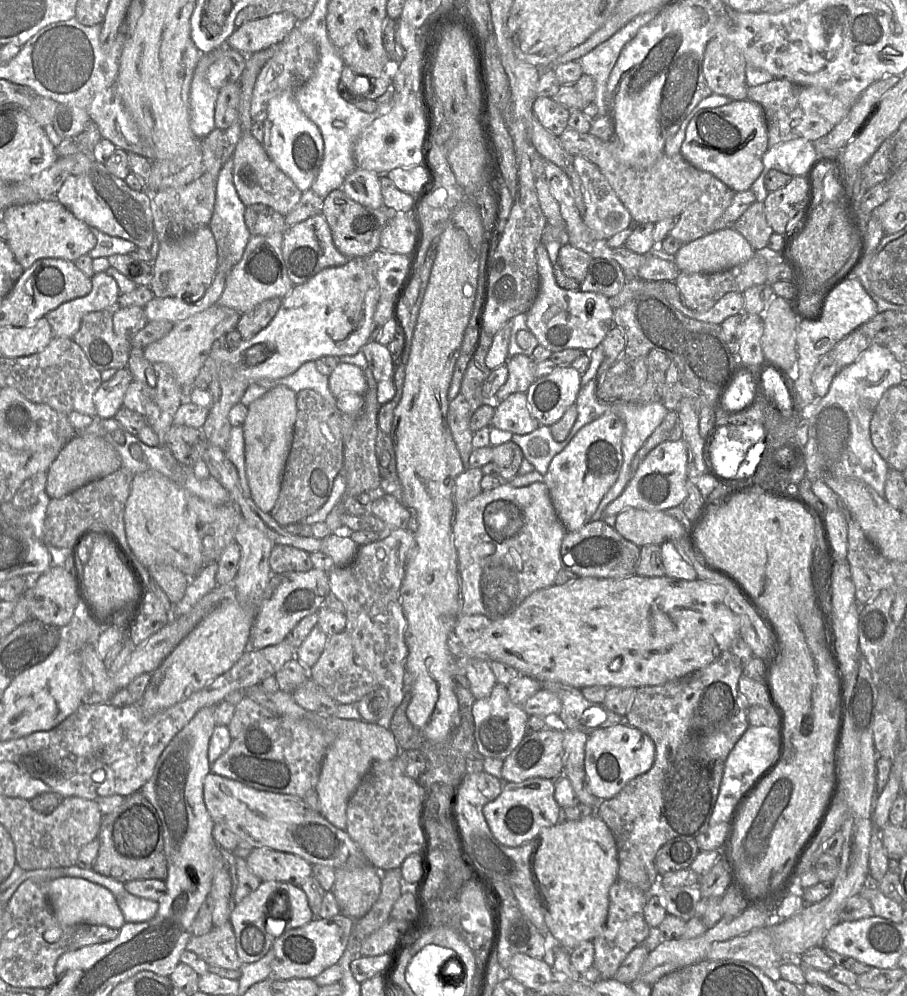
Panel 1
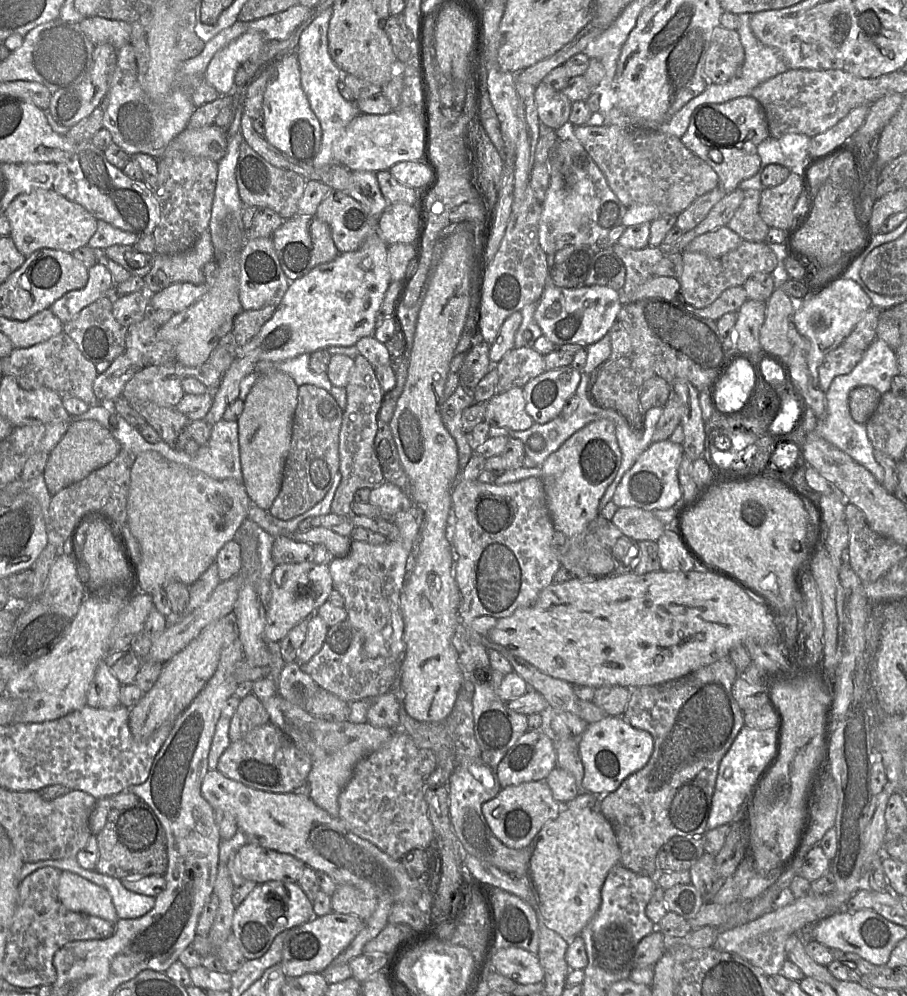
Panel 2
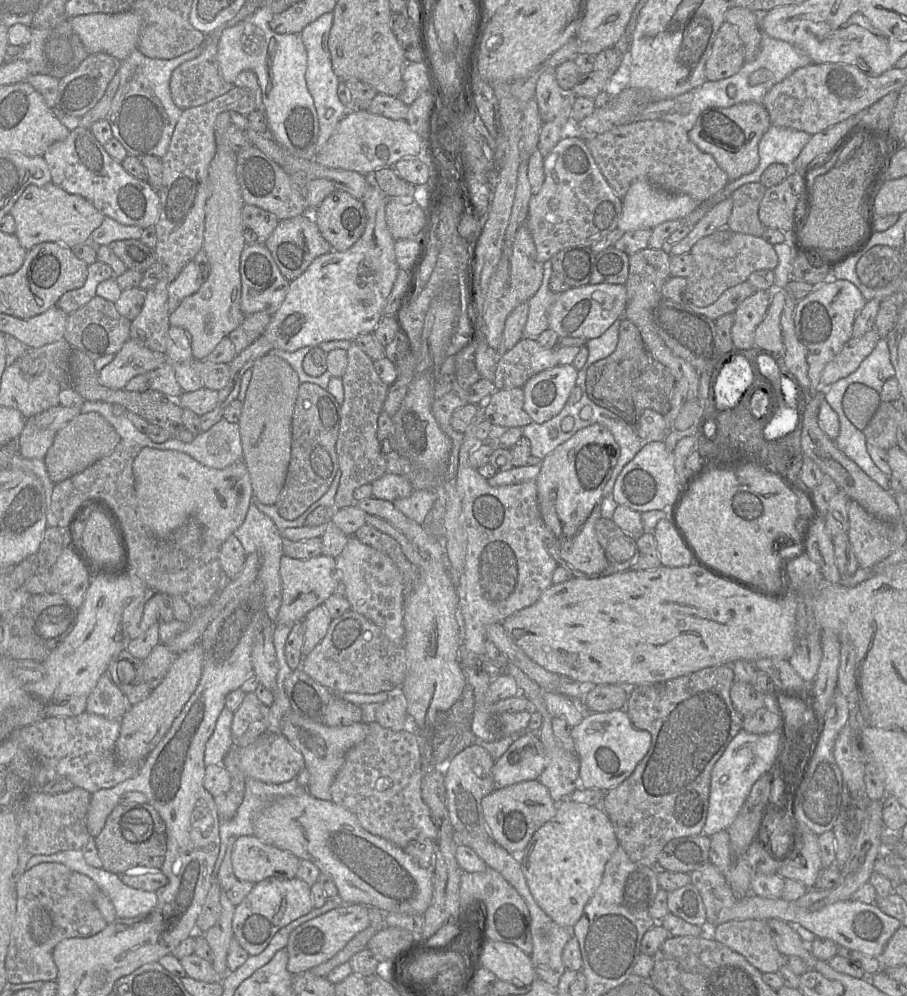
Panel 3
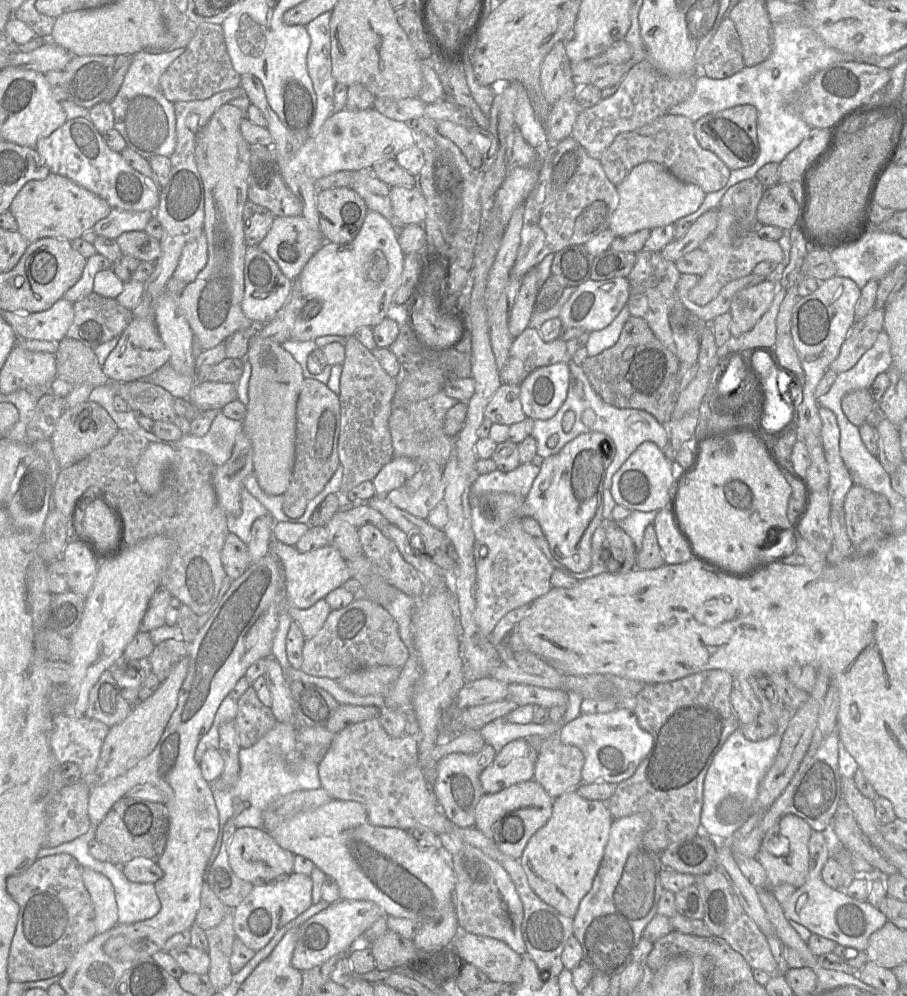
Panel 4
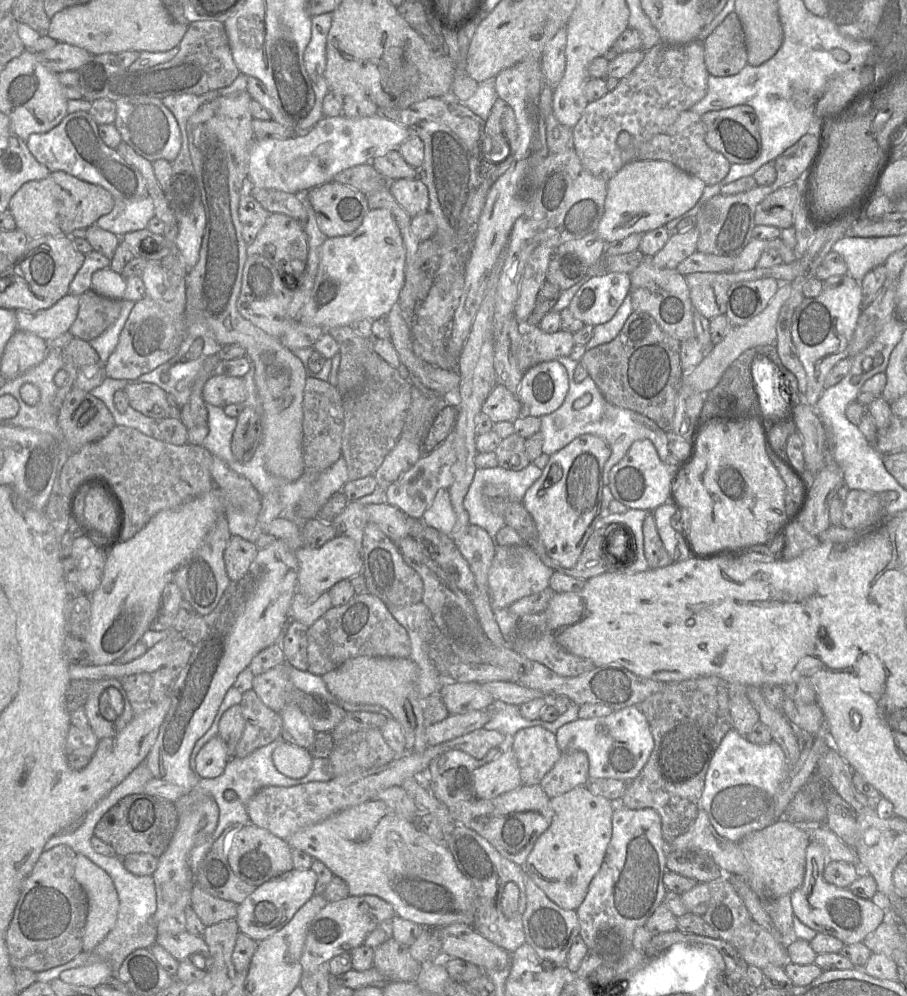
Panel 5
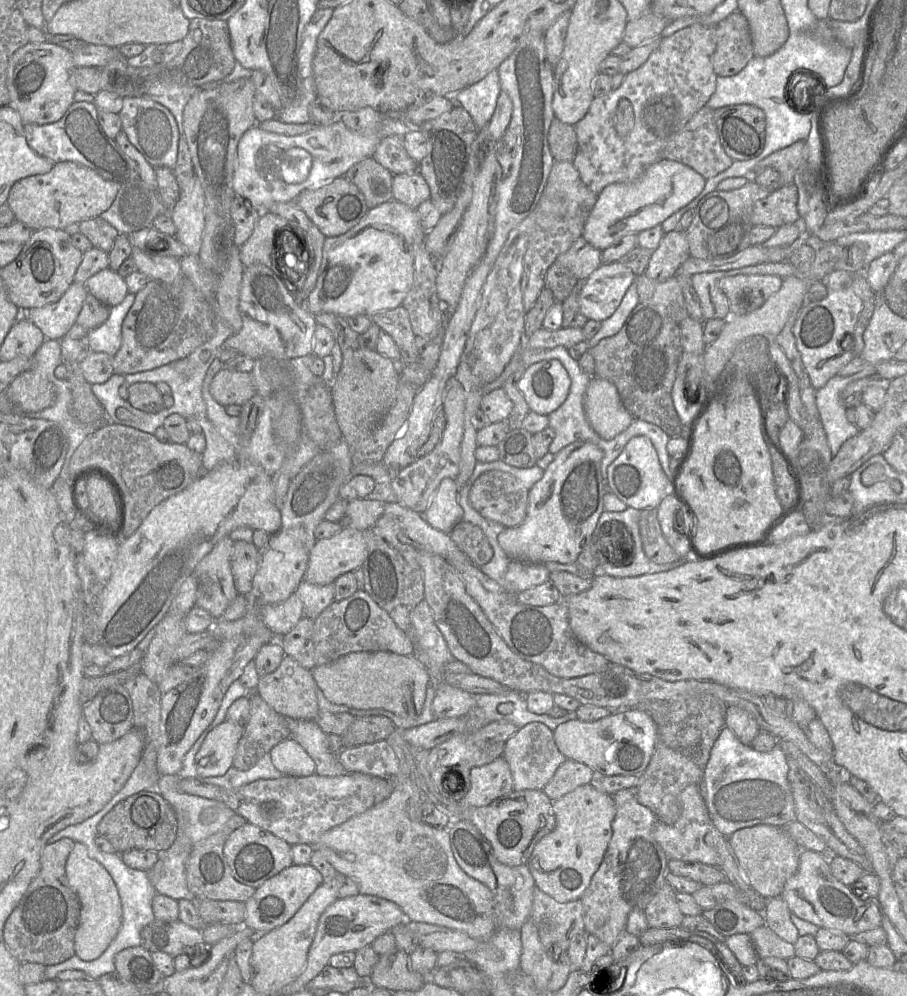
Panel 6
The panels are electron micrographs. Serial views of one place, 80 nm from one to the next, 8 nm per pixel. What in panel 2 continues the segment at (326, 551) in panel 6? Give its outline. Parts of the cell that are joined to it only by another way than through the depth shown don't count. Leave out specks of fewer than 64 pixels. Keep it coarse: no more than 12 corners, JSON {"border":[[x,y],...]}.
{"border":[[277,565],[265,640],[280,642],[333,590],[329,566]]}

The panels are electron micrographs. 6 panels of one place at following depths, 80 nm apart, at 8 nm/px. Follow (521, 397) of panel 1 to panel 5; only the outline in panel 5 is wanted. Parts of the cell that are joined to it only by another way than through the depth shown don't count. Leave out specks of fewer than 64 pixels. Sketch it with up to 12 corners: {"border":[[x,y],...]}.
{"border":[[499,384],[481,412],[494,424],[524,414],[517,394]]}

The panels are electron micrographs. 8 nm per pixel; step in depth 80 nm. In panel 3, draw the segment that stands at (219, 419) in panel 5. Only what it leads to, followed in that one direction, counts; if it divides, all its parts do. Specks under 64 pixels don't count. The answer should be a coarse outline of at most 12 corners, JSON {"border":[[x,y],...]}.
{"border":[[224,417],[189,443],[154,448],[223,469],[243,459],[239,424]]}

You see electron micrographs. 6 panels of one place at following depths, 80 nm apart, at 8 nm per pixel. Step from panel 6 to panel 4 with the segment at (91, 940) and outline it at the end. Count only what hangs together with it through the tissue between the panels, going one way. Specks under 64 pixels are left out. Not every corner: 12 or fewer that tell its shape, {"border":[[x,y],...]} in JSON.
{"border":[[82,868],[93,903],[96,933],[118,923],[113,885]]}

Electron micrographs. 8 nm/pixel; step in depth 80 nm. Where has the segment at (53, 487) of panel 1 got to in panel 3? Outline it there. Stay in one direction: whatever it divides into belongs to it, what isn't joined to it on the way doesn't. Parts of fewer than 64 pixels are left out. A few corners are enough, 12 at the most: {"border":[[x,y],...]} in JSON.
{"border":[[99,413],[56,432],[44,462],[54,484],[111,454],[121,437]]}

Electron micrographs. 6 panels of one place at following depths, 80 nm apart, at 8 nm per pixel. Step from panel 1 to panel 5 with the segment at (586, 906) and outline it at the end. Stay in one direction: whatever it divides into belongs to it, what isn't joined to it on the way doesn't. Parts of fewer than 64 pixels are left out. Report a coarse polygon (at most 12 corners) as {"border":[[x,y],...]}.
{"border":[[584,785],[551,798],[524,870],[577,910],[604,860],[615,803]]}

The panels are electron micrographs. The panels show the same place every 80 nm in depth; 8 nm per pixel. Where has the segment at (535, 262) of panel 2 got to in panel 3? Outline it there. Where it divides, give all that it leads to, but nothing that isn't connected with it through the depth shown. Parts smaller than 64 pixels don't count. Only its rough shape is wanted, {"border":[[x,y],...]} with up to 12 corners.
{"border":[[524,223],[502,255],[486,294],[489,346],[504,326],[539,290],[543,263]]}

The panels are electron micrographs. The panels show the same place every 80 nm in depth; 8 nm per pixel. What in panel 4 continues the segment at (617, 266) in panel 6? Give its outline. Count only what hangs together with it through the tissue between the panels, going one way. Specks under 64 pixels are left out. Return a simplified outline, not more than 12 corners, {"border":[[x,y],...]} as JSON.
{"border":[[587,280],[561,309],[562,325],[609,326],[627,305],[629,282]]}

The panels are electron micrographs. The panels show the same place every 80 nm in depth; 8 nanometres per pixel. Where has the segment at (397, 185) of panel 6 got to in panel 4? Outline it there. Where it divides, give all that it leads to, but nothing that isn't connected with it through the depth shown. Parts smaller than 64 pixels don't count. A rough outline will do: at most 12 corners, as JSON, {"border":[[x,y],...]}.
{"border":[[420,187],[390,189],[399,228],[423,224],[427,203]]}

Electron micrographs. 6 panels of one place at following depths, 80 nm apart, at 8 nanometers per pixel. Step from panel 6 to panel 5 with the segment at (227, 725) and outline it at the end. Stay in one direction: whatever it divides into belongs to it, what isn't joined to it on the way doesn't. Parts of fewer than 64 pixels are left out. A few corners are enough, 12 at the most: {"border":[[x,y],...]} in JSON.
{"border":[[216,735],[196,756],[202,778],[220,776],[230,757]]}

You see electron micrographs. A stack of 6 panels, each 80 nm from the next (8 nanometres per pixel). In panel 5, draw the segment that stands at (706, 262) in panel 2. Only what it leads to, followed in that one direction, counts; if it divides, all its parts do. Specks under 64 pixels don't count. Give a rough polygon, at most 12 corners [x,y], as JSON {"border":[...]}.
{"border":[[752,237],[735,256],[731,271],[754,269],[761,254],[775,249],[783,263],[797,260],[794,248],[780,237],[759,240]]}

